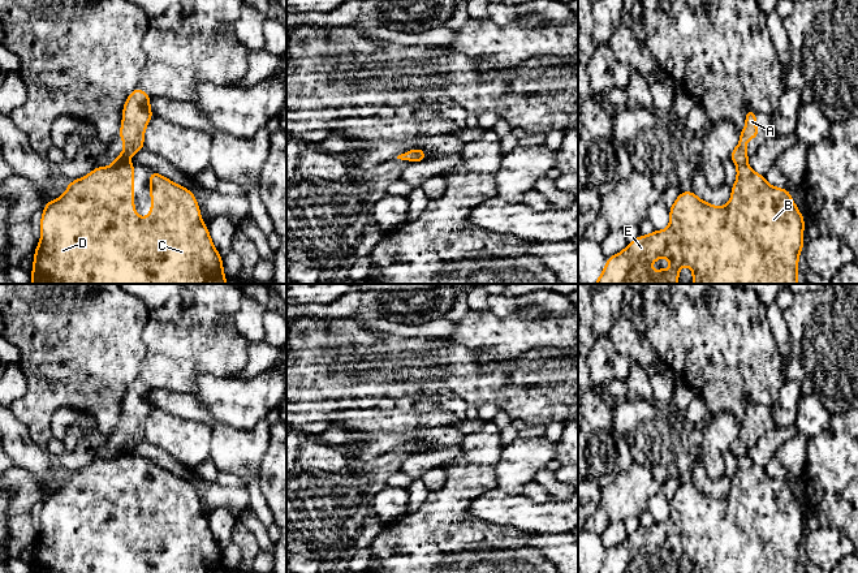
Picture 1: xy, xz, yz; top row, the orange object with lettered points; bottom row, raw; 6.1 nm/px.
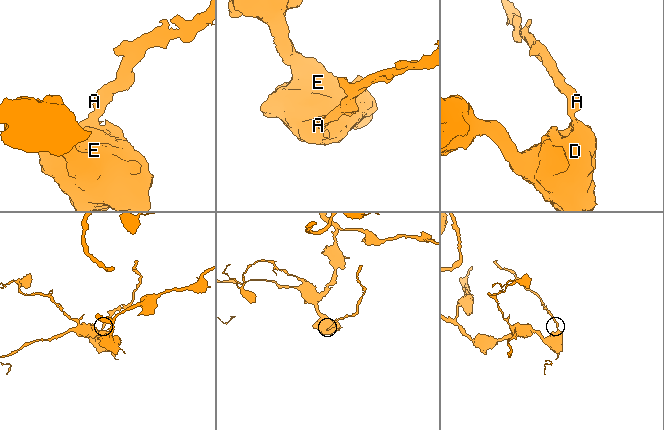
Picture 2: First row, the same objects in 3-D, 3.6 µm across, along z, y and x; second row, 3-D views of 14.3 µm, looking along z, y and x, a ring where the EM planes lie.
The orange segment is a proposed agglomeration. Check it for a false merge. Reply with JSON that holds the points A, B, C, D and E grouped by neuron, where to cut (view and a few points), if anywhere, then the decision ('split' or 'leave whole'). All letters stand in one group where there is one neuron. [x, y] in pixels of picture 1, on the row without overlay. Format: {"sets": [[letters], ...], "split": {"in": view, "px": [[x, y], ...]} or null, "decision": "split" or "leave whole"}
{"sets": [["A"], ["B", "C", "D", "E"]], "split": {"in": "yz", "px": [[745, 453], [737, 457]]}, "decision": "split"}

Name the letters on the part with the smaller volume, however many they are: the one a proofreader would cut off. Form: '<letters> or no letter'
A

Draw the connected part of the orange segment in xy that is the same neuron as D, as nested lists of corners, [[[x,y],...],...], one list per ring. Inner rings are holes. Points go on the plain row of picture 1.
[[[120,454],[112,458],[96,458],[87,468],[69,474],[65,486],[57,491],[49,492],[43,499],[40,510],[42,530],[38,534],[31,573],[227,573],[223,564],[223,551],[220,550],[212,531],[208,526],[207,517],[203,514],[199,497],[194,486],[173,473],[163,469],[155,462],[150,464],[150,488],[154,496],[150,499],[150,510],[138,508],[134,503],[134,457],[133,454]],[[139,524],[138,533],[134,537],[129,535],[129,525]]]

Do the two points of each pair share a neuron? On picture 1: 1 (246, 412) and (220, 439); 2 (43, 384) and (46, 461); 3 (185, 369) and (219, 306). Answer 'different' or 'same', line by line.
1: different
2: different
3: same

